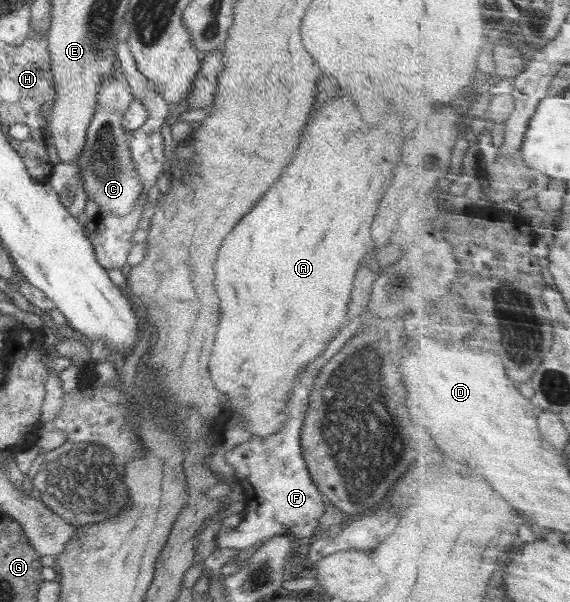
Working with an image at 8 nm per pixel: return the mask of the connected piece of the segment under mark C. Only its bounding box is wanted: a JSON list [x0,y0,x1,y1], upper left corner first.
[76,75,143,215]

